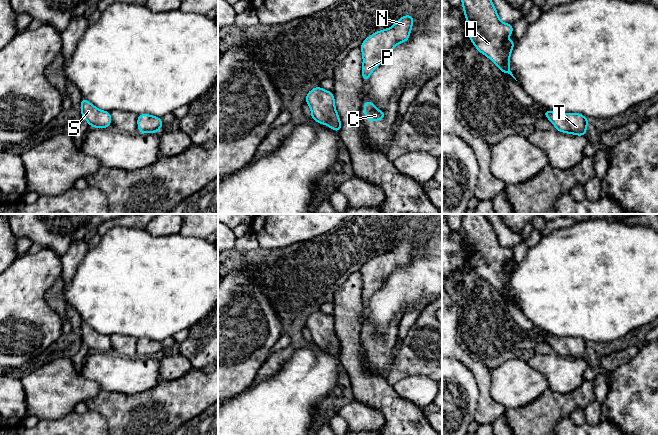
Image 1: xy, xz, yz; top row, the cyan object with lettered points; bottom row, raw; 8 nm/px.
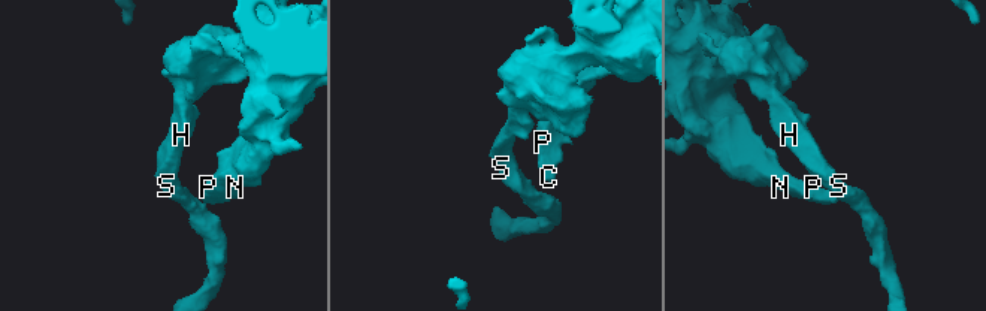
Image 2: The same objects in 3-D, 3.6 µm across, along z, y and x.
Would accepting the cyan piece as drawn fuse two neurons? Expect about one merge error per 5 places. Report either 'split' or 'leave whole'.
leave whole

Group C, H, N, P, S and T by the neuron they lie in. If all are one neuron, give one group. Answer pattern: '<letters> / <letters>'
C H N P S T

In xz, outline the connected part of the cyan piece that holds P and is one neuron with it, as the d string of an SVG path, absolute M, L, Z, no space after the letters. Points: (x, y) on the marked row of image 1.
M404 15L392 27L375 32L363 41L361 51L364 82L368 80L374 69L385 61L397 44L409 39L413 22L411 15Z

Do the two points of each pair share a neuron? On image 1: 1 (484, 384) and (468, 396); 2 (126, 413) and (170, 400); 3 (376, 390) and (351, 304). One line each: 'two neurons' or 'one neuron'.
1: two neurons
2: one neuron
3: one neuron

